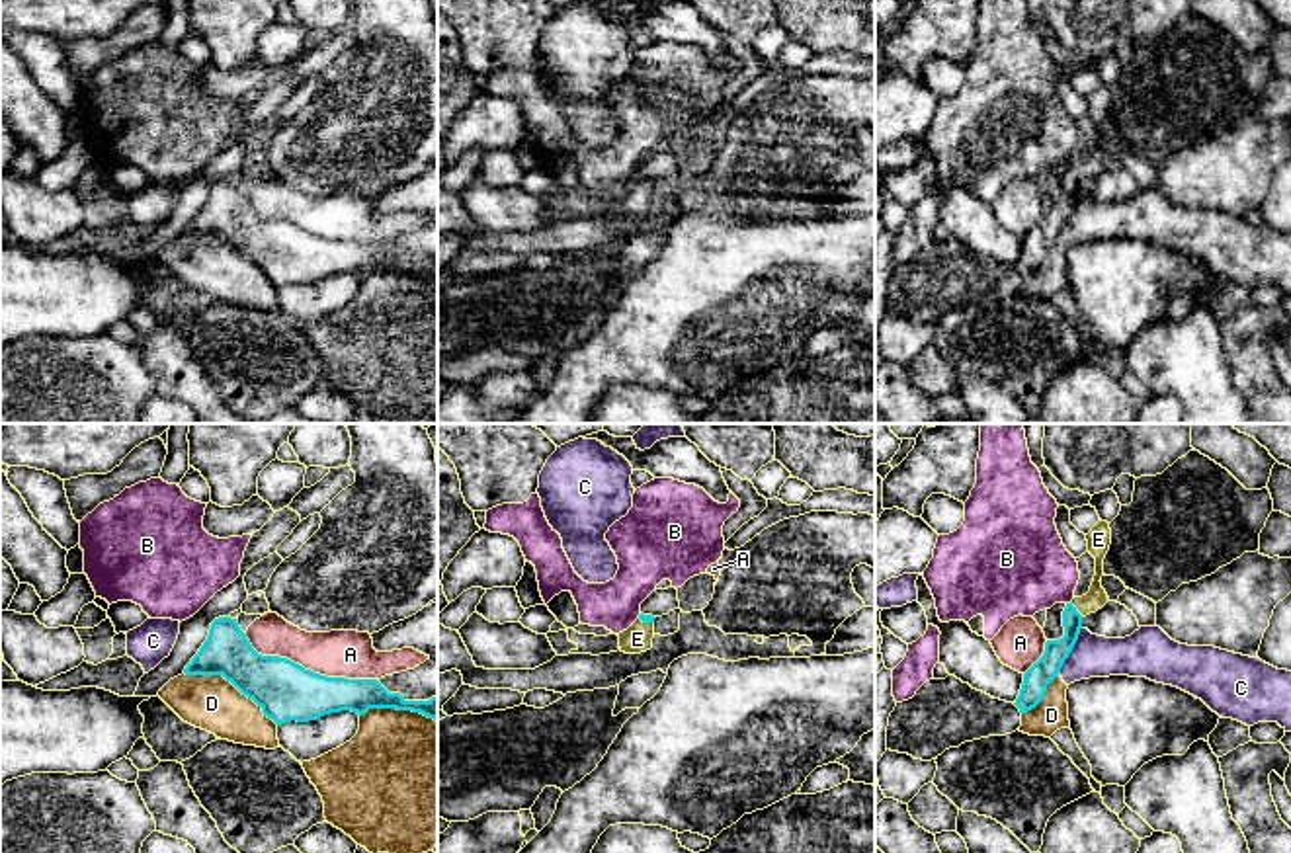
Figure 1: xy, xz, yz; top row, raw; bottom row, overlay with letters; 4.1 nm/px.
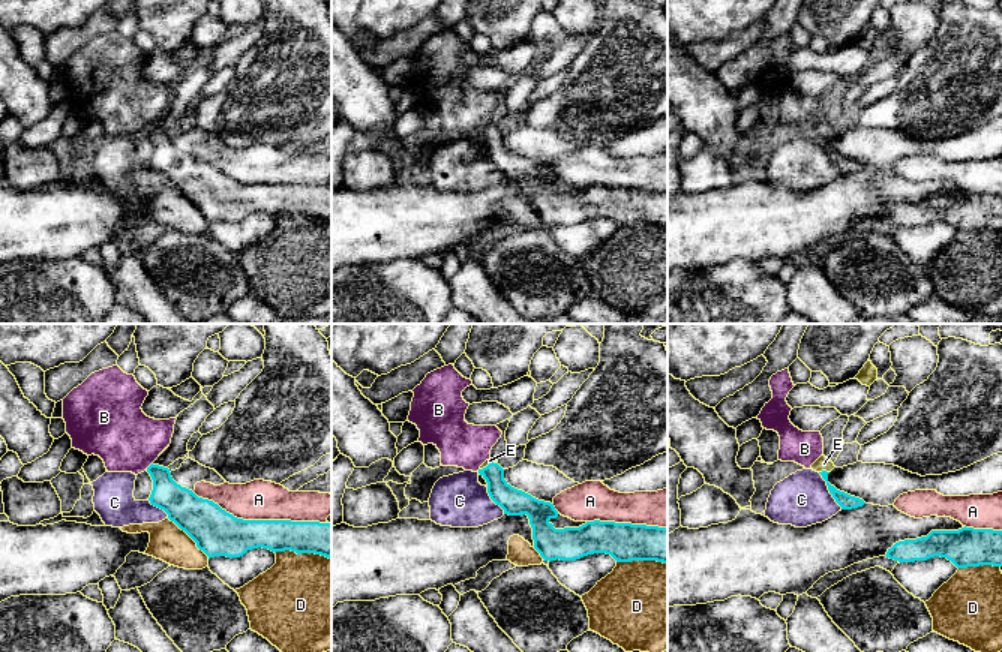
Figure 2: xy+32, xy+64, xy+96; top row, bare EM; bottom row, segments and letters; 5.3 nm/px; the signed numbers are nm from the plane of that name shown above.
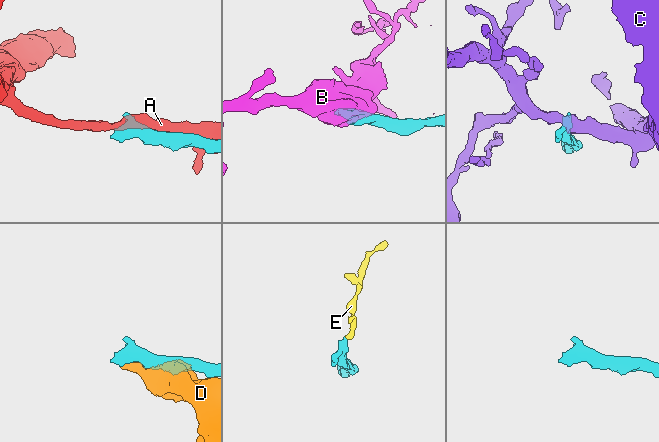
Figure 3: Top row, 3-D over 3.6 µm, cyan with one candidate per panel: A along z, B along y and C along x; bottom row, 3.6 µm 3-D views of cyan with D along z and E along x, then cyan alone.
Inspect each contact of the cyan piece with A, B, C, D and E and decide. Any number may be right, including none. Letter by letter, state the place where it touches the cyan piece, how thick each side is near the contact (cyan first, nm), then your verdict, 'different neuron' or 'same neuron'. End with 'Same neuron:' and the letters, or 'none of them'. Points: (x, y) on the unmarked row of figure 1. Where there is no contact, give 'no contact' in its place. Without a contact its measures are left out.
A: xy (307, 233) | 240/200 nm | different neuron
B: yz (1071, 164) | 100/380 nm | different neuron
C: yz (1071, 213) | 110/180 nm | different neuron
D: xy (231, 244) | 240/220 nm | different neuron
E: yz (1075, 172) | 100/90 nm | same neuron
Same neuron: E

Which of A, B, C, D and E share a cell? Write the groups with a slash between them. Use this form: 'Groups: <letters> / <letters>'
Groups: A / B / C D / E

